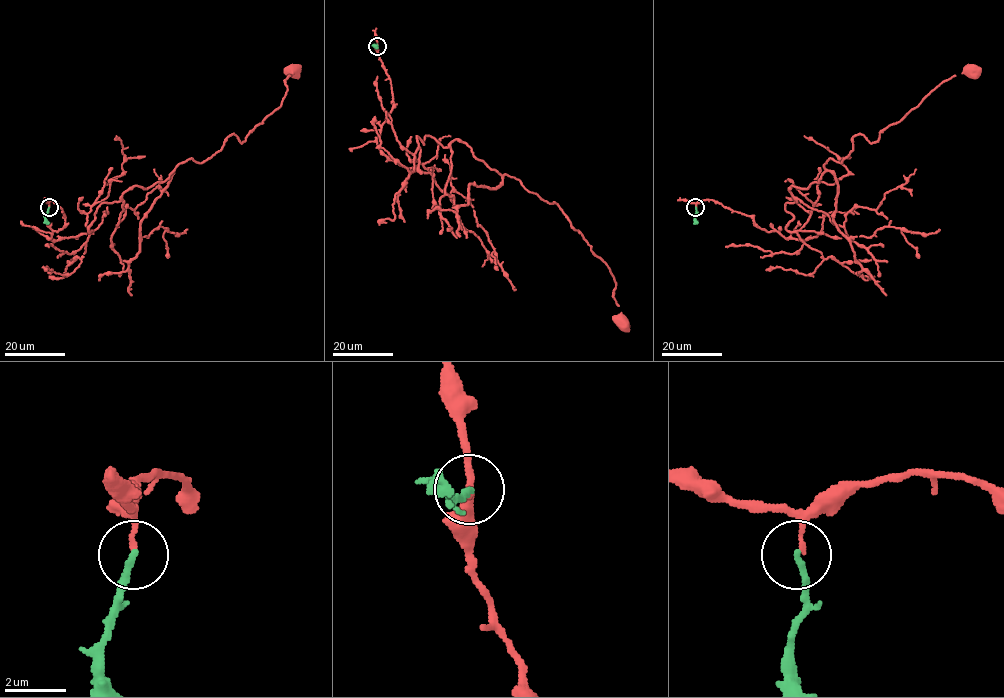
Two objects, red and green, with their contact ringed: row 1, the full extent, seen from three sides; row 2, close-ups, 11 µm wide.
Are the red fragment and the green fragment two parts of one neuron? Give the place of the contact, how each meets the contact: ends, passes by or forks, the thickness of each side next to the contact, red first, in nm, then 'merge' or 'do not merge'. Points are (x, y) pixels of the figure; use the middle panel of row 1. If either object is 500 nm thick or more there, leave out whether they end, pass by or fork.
place (377, 46); red ends; green ends; calibres 150 and 220 nm; do not merge

